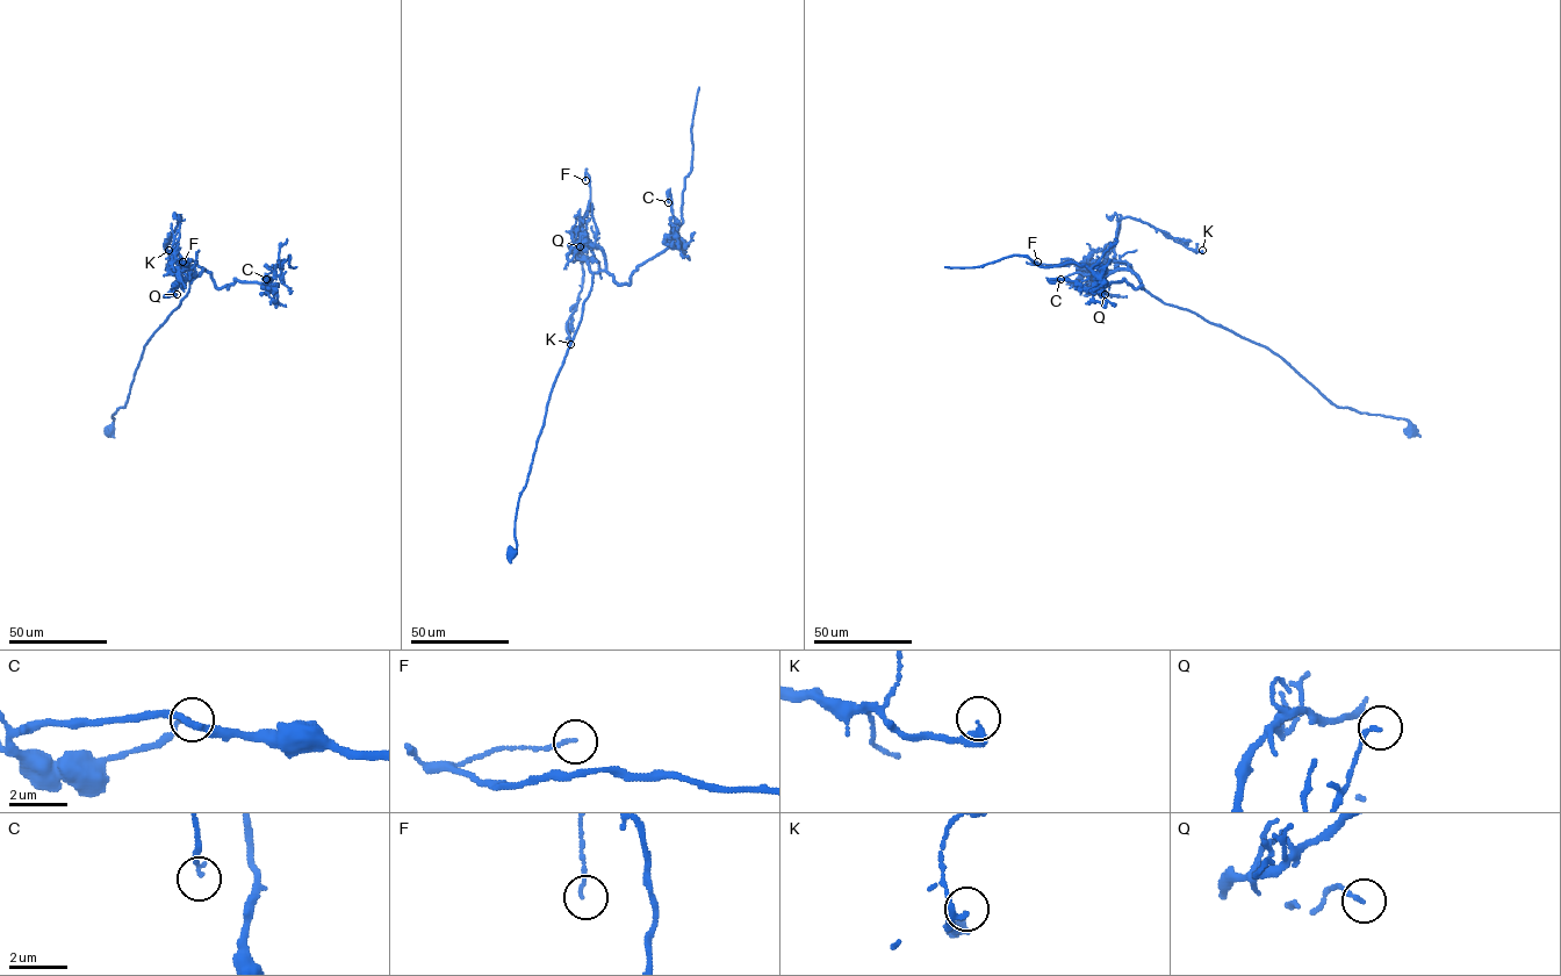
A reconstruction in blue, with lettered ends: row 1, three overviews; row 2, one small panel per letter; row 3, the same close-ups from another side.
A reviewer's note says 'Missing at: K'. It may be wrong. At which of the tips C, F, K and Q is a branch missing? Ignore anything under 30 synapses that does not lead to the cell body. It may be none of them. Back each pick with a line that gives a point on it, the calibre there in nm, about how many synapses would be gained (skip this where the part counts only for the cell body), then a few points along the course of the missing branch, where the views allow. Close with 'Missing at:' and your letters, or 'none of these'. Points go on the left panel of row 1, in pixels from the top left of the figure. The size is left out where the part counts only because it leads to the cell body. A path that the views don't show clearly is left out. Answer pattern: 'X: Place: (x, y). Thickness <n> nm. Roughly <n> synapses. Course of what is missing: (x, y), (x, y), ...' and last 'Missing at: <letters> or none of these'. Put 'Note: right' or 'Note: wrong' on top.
Note: wrong
Missing at: none of these

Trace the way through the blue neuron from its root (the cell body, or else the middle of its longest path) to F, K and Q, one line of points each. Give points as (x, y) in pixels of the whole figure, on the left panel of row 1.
F: (108, 431), (144, 347), (186, 295), (191, 268), (202, 271), (185, 279), (182, 262)
K: (108, 431), (144, 347), (188, 292), (181, 216), (164, 244), (168, 250)
Q: (108, 431), (144, 347), (186, 295), (191, 268), (200, 266), (165, 295), (177, 294)

